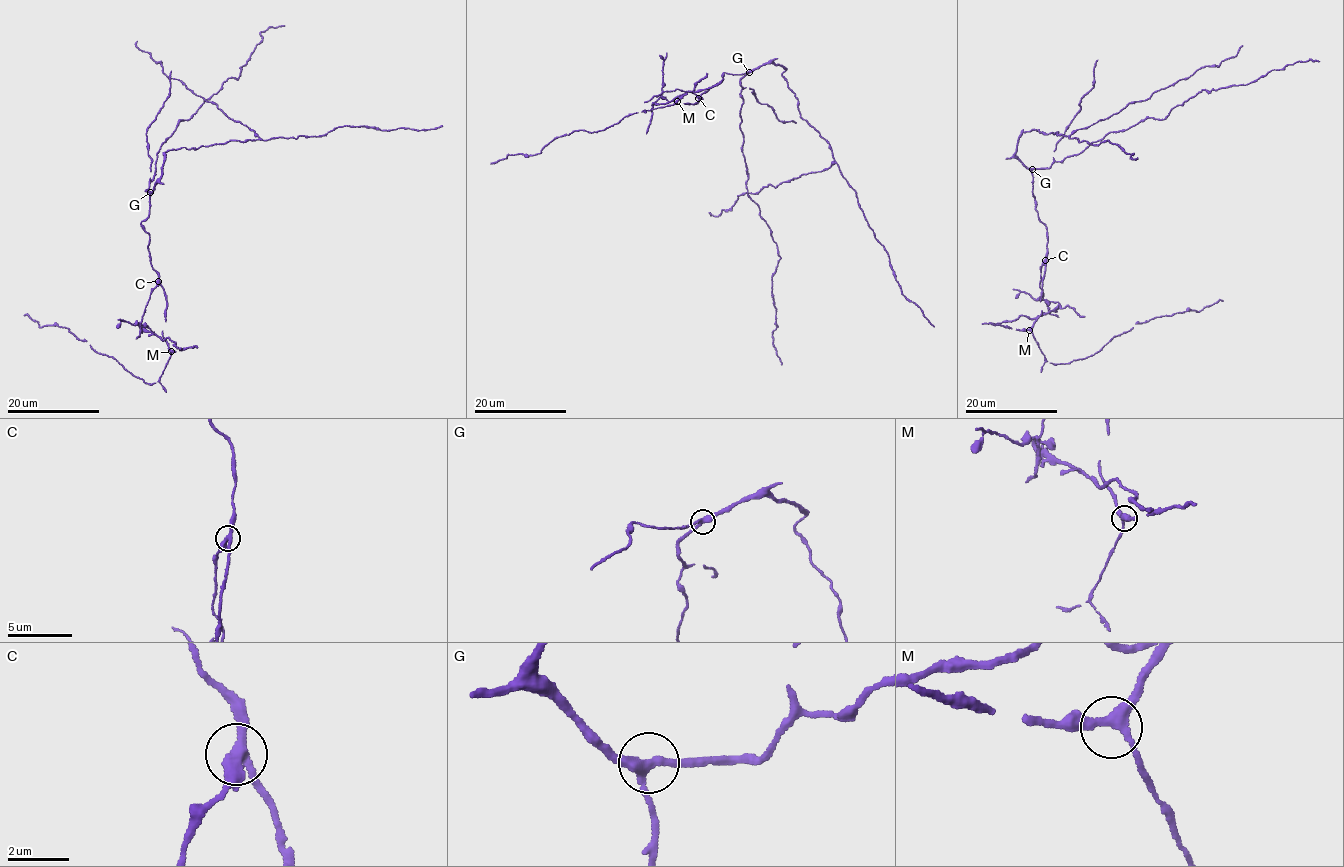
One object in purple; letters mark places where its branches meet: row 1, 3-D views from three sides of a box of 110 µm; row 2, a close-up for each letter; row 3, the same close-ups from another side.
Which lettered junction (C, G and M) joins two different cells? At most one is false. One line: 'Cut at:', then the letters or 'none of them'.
Cut at: C

